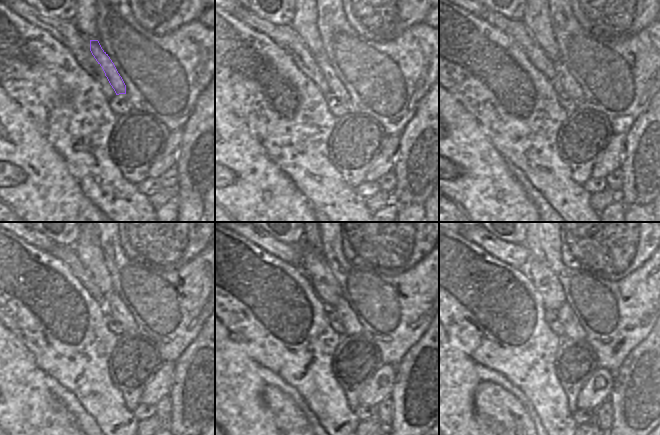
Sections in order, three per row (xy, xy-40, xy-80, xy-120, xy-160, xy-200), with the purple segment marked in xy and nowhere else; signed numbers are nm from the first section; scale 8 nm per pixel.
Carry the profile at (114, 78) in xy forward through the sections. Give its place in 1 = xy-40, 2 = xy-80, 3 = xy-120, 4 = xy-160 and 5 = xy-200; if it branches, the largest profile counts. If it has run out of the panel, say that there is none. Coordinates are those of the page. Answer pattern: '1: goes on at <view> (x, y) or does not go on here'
1: goes on at xy-40 (337, 81)
2: goes on at xy-80 (563, 82)
3: goes on at xy-120 (113, 304)
4: goes on at xy-160 (342, 310)
5: goes on at xy-200 (572, 329)

